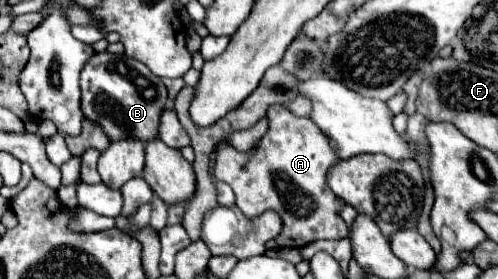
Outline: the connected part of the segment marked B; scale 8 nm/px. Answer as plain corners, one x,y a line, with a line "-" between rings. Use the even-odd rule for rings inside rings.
108,51
94,53
80,73
80,87
84,117
98,123
112,141
134,137
144,139
146,143
158,137
158,119
166,105
168,93
160,77
156,77
138,59
112,55

